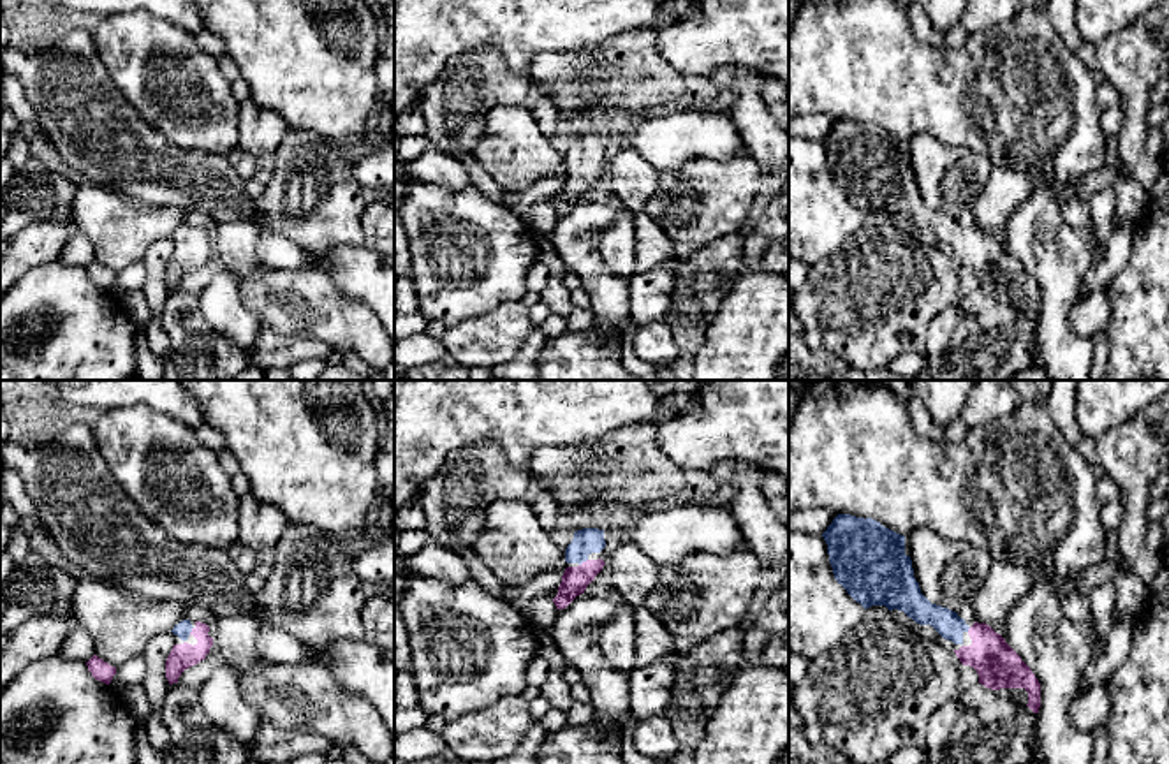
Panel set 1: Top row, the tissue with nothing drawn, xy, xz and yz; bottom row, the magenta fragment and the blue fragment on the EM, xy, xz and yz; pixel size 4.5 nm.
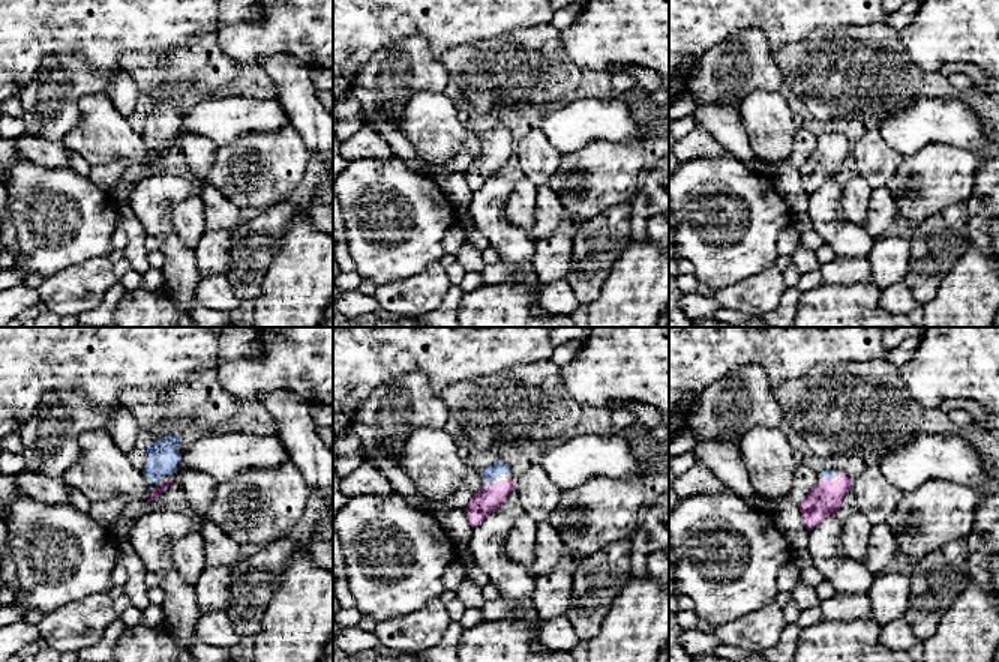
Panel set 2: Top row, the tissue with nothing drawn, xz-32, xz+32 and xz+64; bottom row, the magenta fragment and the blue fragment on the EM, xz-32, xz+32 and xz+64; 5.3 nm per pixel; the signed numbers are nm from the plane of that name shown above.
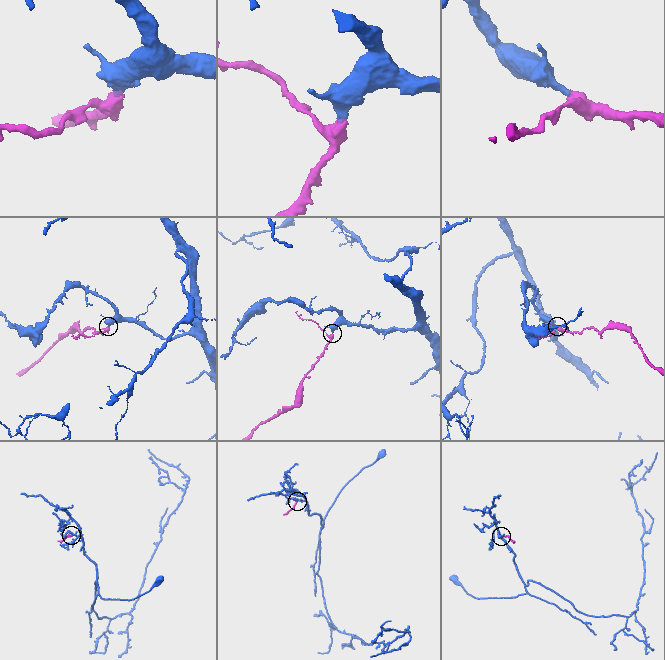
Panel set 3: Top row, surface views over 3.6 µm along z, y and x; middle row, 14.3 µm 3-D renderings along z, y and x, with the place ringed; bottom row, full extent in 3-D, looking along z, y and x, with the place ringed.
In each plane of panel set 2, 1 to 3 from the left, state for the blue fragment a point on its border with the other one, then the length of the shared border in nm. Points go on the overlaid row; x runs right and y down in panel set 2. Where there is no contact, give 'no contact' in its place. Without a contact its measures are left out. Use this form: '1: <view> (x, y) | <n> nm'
1: no contact
2: no contact
3: xz+64 (827, 479) | 30 nm

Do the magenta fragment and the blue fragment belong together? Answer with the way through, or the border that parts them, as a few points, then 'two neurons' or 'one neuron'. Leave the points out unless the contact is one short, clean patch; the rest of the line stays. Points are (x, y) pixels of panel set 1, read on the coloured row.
across xz (574, 580), (583, 571), (583, 562), (583, 544), (587, 541) | one neuron

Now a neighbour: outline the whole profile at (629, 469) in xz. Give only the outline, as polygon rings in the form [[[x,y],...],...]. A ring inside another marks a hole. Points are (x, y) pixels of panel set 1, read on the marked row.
[[[657,422],[623,426],[604,440],[572,447],[542,447],[530,459],[533,486],[548,486],[560,503],[560,518],[572,518],[595,500],[651,509],[687,493],[683,468],[658,445]]]

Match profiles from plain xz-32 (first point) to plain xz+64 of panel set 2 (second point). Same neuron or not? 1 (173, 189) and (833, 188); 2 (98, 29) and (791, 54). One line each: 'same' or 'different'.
1: same
2: different

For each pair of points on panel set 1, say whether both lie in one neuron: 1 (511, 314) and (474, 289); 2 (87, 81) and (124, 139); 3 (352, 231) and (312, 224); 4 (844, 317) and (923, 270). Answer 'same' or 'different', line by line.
1: different
2: same
3: same
4: same

